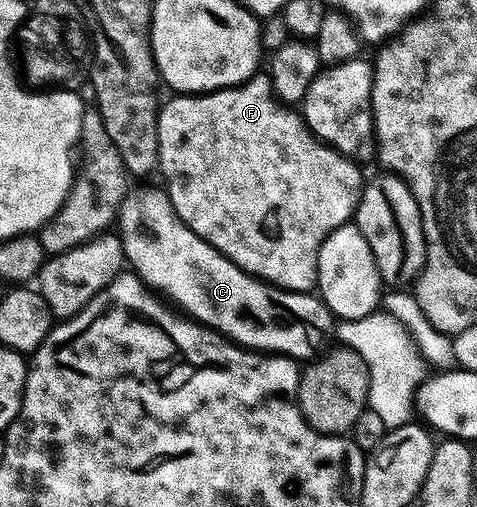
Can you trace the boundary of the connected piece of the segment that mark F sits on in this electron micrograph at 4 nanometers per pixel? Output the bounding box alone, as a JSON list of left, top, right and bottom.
[157,74,364,293]

